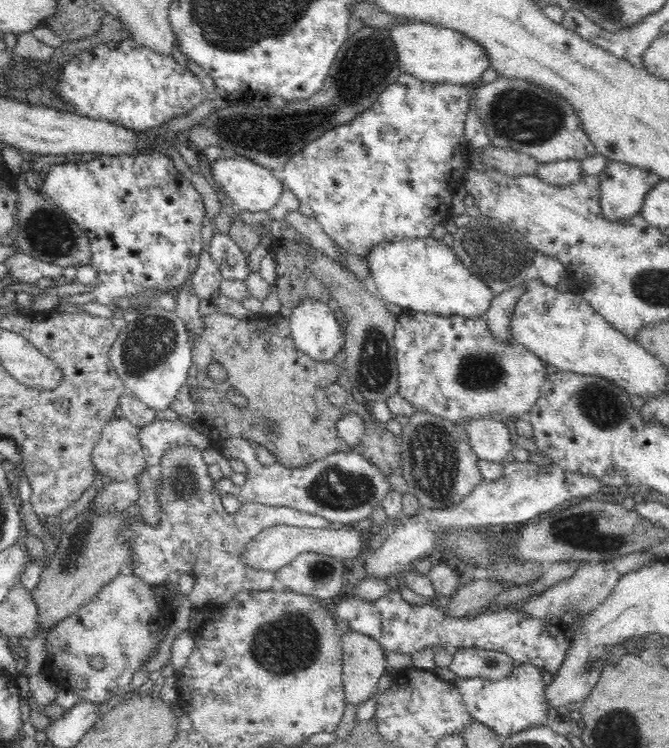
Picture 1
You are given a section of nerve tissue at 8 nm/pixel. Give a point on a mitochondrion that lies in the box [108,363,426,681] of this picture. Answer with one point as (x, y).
(289, 645)

